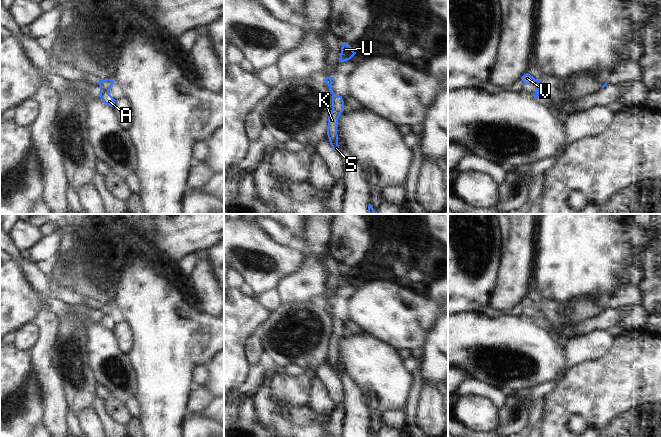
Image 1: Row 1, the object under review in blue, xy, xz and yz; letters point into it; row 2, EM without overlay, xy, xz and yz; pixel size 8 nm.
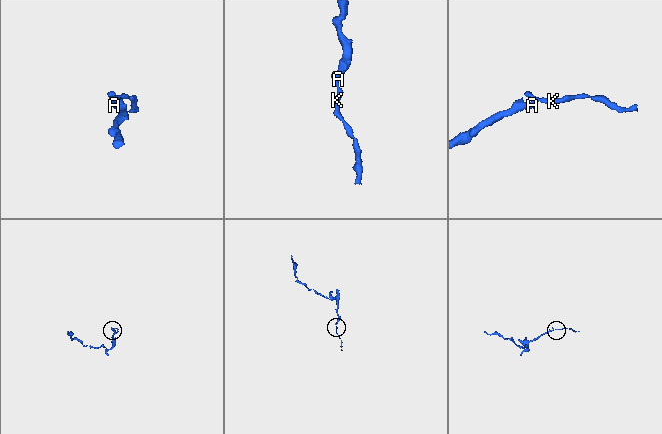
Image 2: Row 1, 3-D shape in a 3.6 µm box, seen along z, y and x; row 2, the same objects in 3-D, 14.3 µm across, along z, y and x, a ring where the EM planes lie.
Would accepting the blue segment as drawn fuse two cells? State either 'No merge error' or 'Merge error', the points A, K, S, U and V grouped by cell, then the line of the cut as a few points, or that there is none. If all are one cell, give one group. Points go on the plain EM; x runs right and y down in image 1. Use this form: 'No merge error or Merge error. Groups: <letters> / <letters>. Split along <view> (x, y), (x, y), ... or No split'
Merge error. Groups: A U / K S V. Split along xy (100, 315), (108, 316).

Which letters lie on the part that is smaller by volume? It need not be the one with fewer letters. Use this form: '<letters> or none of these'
K, S, V

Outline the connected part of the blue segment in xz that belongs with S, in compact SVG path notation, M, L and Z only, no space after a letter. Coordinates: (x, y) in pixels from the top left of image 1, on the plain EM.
M332 304L326 305L326 308L328 309L329 314L332 318L332 334L328 340L327 359L332 372L340 379L341 375L338 369L337 351L338 343L341 337L344 335L344 325L342 320L338 320L333 316Z

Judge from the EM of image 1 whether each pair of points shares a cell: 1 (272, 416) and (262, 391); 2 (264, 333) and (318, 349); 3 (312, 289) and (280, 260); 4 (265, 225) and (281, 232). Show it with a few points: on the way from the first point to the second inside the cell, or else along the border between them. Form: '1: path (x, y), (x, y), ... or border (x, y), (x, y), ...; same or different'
1: path (266, 410), (262, 406), (262, 397); same
2: path (277, 333), (297, 334), (305, 342); same
3: border (302, 251), (304, 263), (276, 287); different
4: path (269, 225), (277, 231); same

